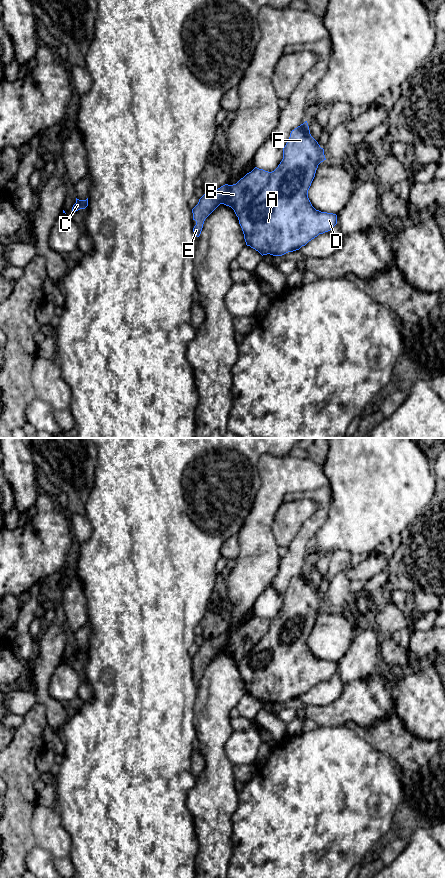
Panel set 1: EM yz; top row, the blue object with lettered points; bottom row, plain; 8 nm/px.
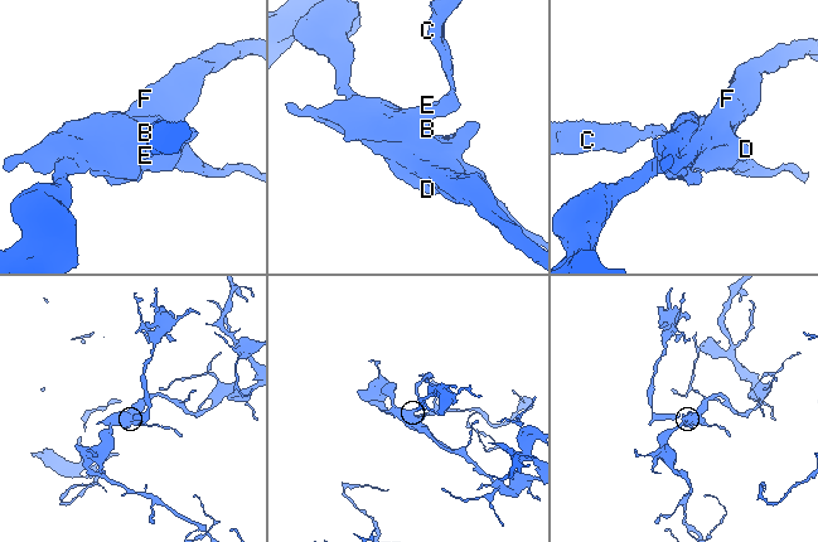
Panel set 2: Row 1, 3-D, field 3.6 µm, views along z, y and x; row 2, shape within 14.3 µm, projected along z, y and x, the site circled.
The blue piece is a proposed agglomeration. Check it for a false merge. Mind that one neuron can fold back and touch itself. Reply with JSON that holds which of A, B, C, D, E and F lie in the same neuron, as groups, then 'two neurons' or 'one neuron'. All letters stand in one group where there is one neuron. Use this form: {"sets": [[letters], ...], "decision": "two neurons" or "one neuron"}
{"sets": [["A", "D", "F"], ["B", "C", "E"]], "decision": "two neurons"}

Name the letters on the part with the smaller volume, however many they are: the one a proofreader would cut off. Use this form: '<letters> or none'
B, C, E

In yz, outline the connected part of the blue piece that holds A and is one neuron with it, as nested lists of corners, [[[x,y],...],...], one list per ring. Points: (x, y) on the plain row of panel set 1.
[[[307,569],[291,579],[283,596],[283,607],[278,615],[270,620],[269,631],[239,661],[238,668],[247,694],[262,704],[282,704],[299,698],[337,672],[336,662],[316,658],[308,646],[308,638],[318,613],[324,608],[324,597],[311,584]]]

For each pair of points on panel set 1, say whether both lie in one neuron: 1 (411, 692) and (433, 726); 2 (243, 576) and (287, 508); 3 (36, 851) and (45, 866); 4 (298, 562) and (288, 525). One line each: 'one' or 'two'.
1: one
2: two
3: one
4: two

